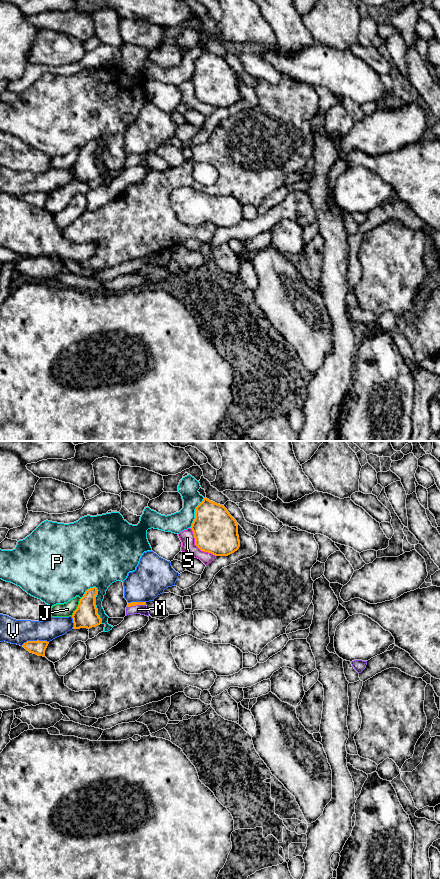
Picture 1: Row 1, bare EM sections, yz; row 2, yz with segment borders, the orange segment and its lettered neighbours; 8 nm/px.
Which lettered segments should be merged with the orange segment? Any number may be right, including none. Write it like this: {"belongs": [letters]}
{"belongs": ["M"]}

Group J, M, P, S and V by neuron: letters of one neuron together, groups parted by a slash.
J / M / P / S / V

